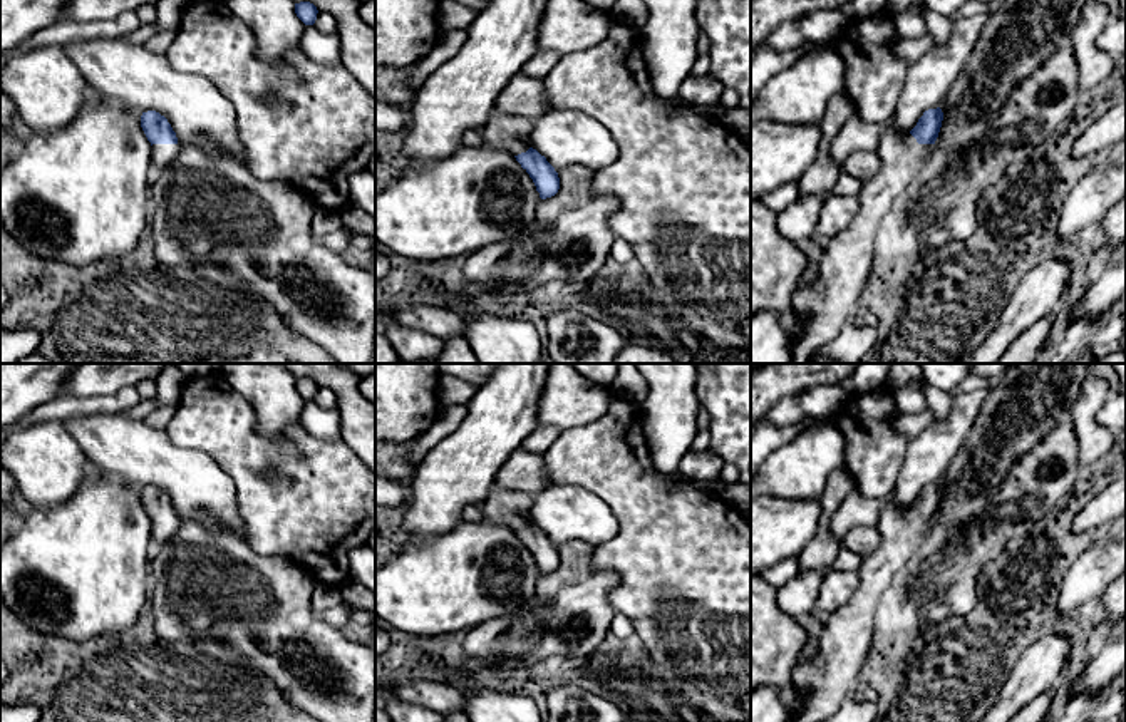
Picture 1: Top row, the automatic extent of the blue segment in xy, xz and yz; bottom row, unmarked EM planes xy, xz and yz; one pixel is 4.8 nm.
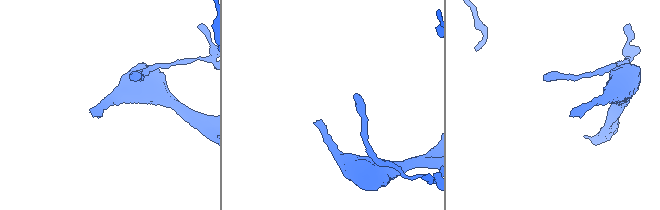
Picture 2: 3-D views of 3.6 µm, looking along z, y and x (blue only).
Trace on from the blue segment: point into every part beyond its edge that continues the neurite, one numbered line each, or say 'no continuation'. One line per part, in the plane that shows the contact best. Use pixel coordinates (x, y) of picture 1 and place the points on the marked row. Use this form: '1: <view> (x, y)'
1: yz (847, 263)

